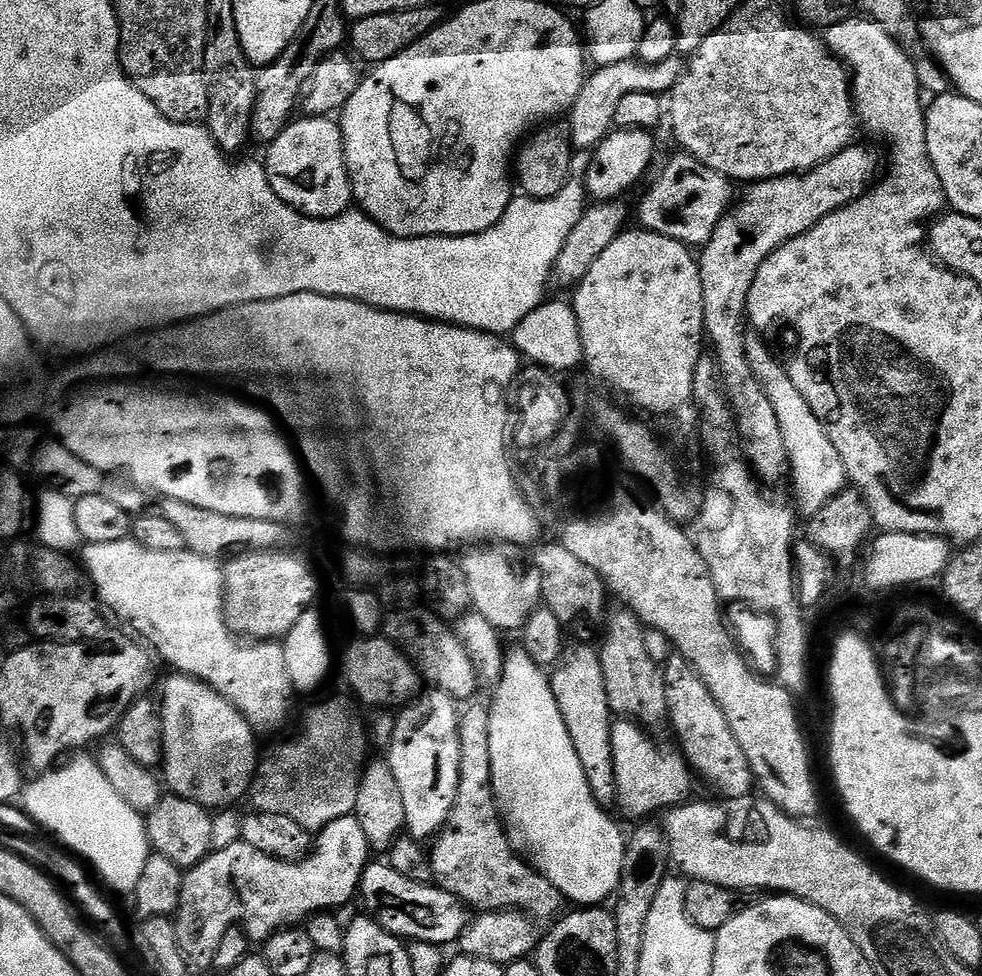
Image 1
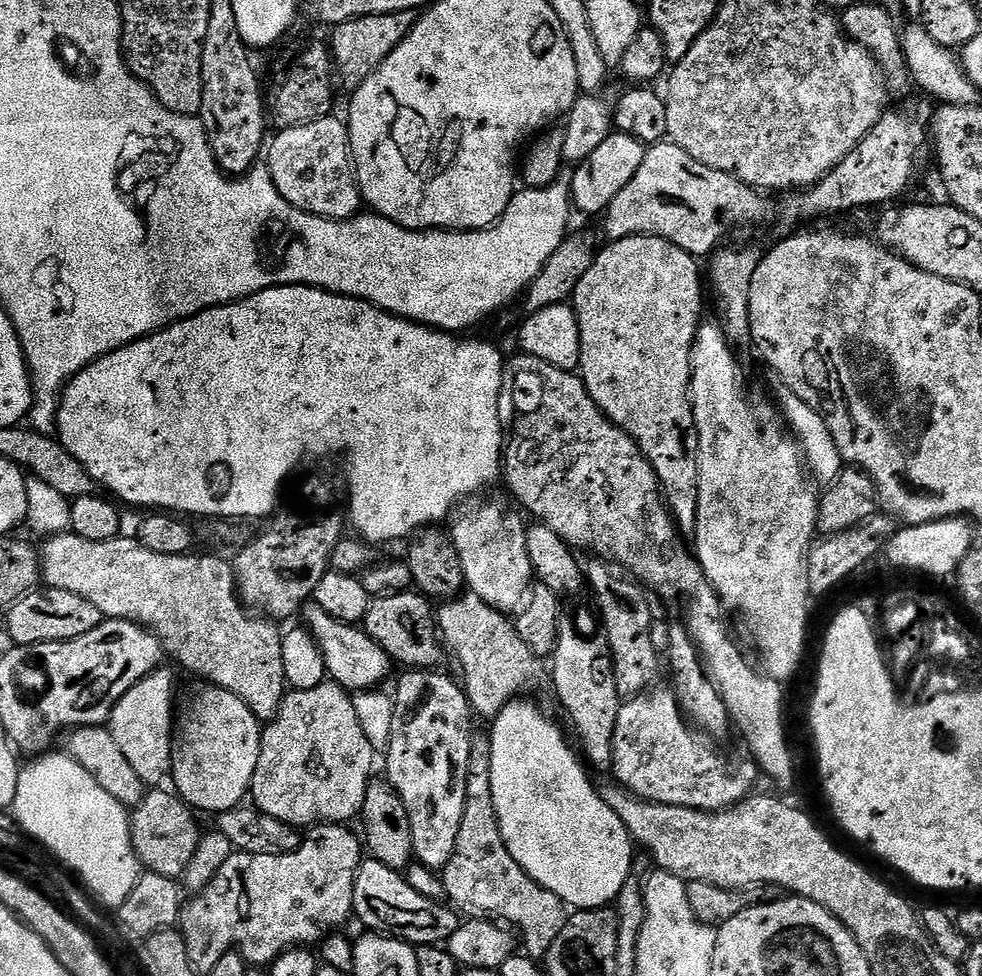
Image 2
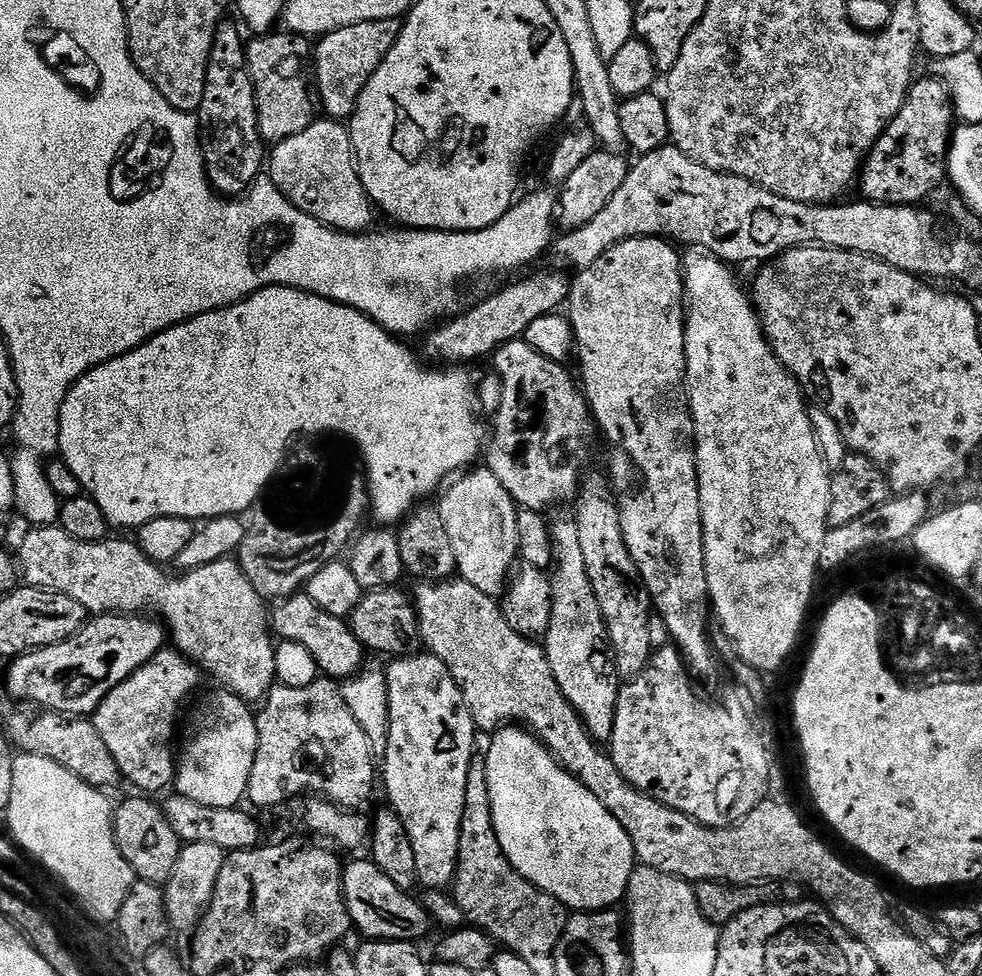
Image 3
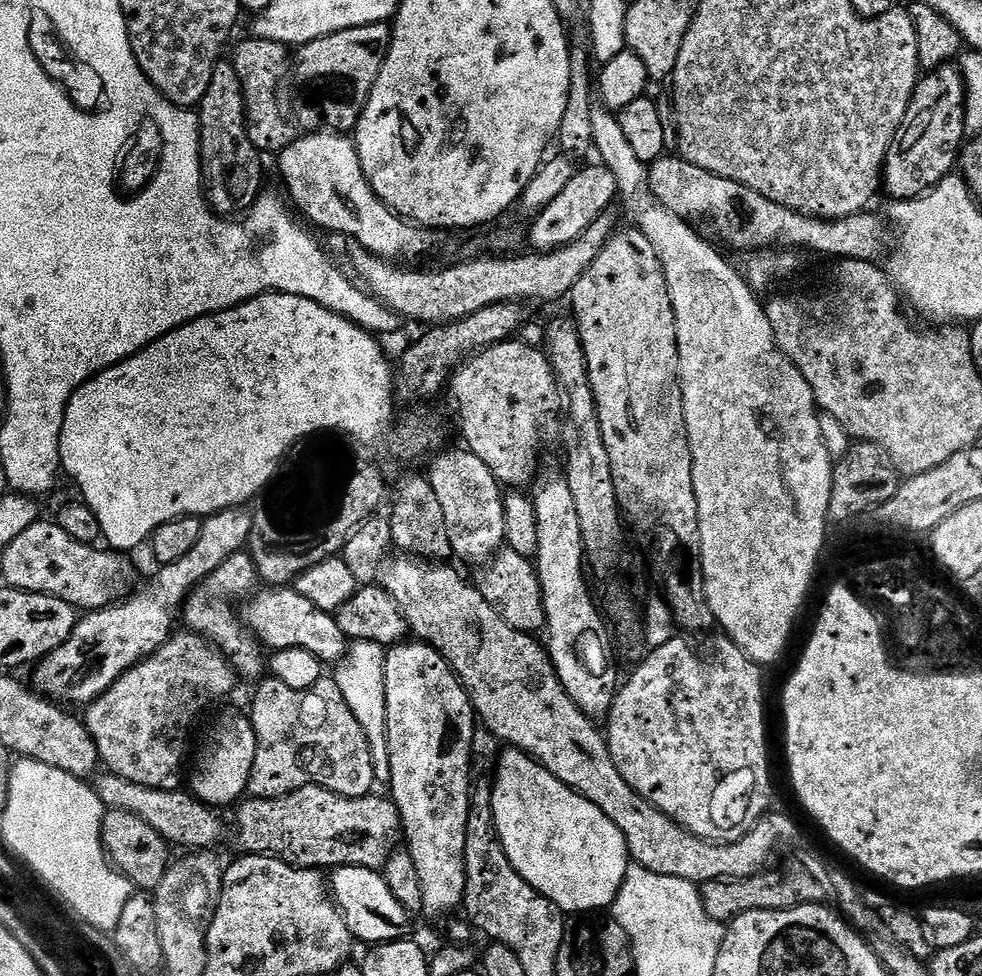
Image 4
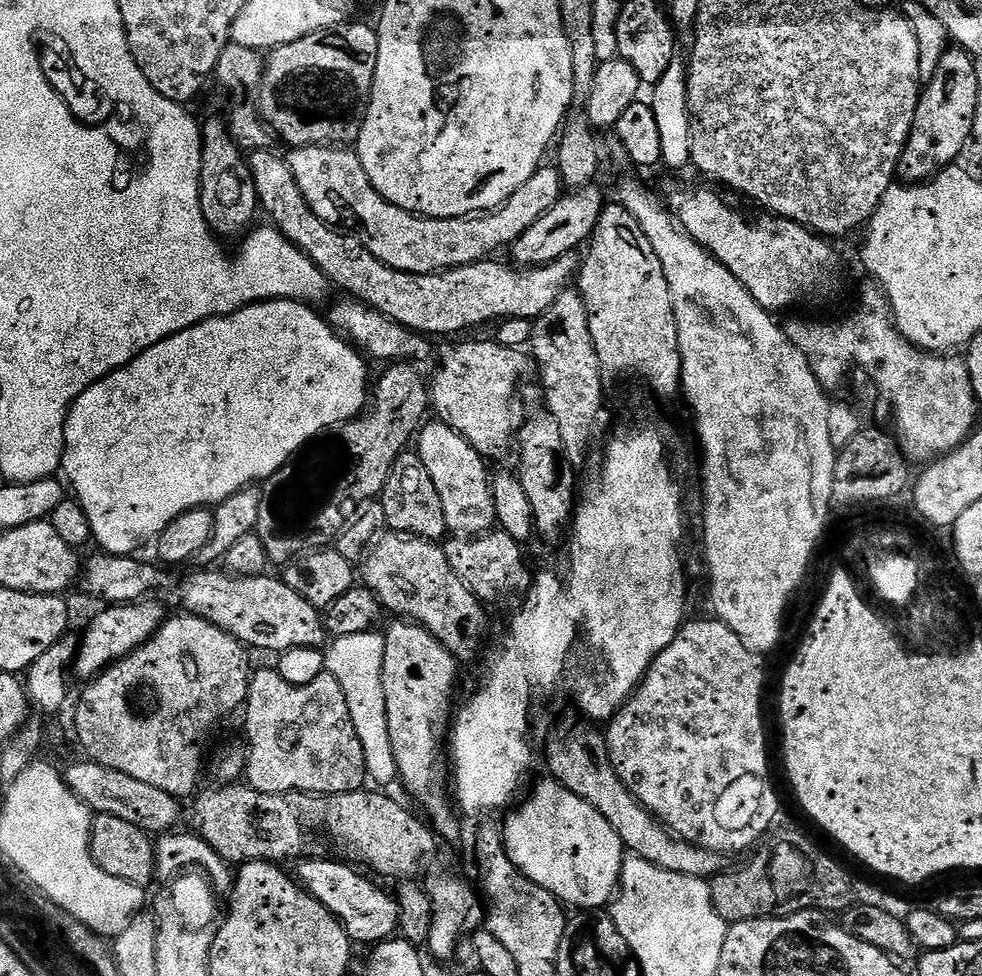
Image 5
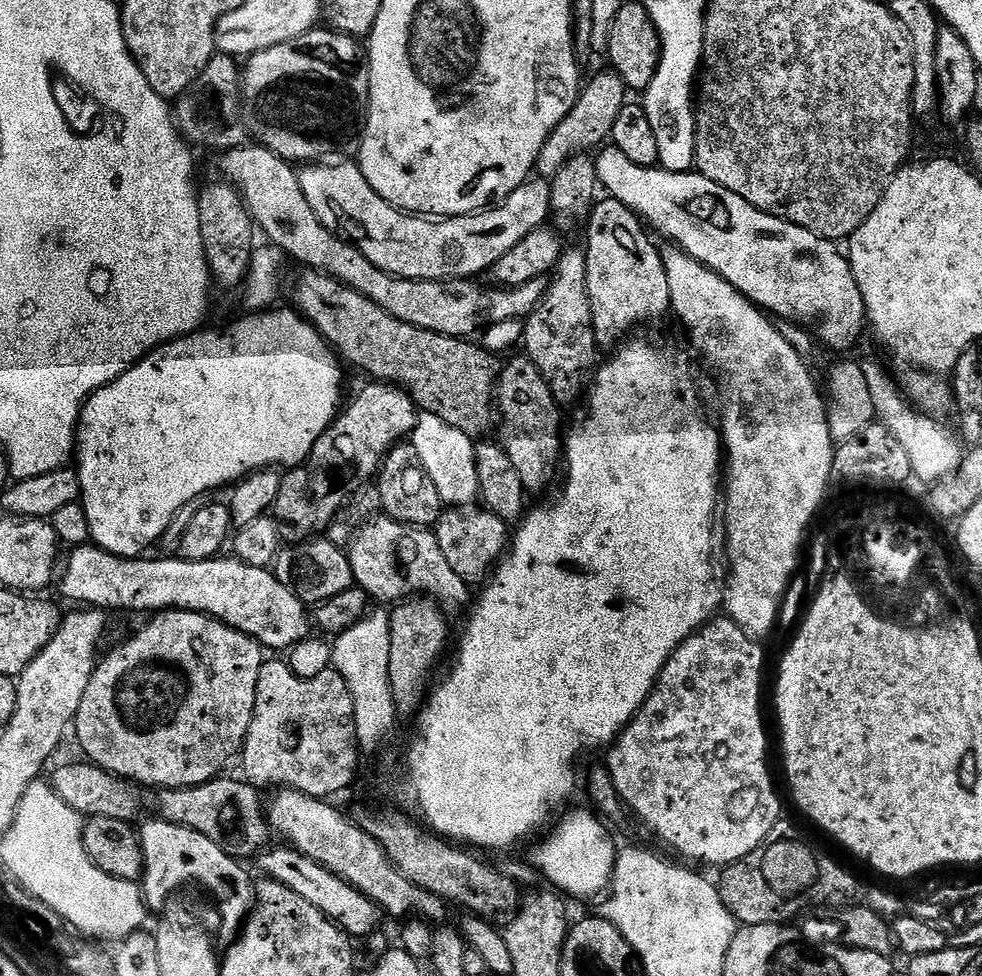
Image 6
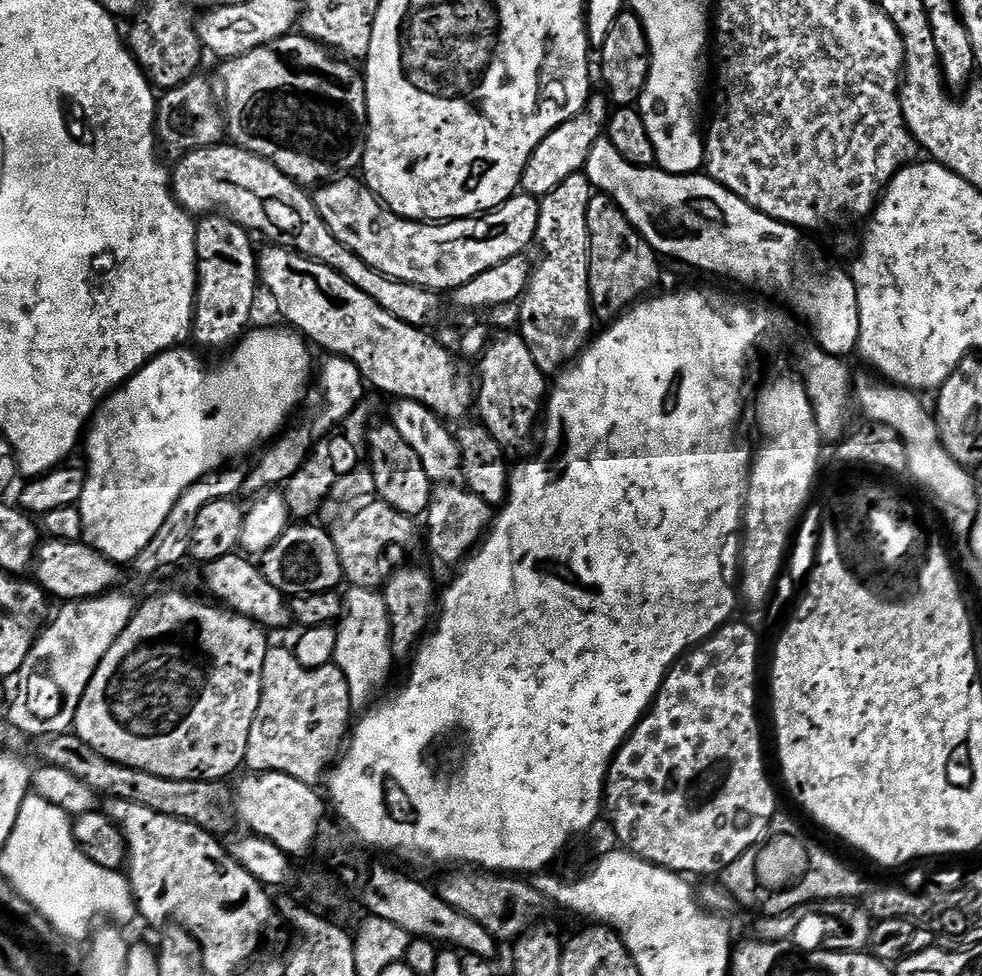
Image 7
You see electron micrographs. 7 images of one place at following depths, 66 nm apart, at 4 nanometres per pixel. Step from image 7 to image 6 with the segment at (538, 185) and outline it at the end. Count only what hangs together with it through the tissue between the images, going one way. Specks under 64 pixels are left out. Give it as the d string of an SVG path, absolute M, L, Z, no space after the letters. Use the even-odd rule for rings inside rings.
M614 71L600 72L592 81L581 87L579 96L576 97L574 106L566 118L557 126L548 140L542 146L542 150L536 159L535 171L541 177L551 178L556 171L572 156L591 153L591 148L596 148L600 143L607 141L614 130L614 122L618 114L622 114L626 103L626 89L622 78Z

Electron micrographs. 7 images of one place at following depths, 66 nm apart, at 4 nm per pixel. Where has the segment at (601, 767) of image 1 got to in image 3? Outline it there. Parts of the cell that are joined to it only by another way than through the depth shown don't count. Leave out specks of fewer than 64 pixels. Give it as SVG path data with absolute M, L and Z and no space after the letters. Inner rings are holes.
M575 519L560 520L551 525L552 544L555 556L552 563L551 579L551 616L550 626L542 637L542 647L549 659L554 679L561 687L566 701L574 708L585 724L586 730L600 746L607 745L614 734L614 714L618 710L618 698L622 687L622 677L616 668L616 659L612 653L612 643L604 625L603 614L598 606L596 594L590 578L586 574L585 557L582 554L582 542L578 539L578 526Z

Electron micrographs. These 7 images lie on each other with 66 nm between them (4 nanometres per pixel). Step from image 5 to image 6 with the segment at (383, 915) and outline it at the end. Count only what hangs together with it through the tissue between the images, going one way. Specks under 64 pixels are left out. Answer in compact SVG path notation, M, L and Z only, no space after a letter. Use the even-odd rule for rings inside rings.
M272 846L259 853L260 868L267 879L282 882L282 886L294 890L294 894L306 898L306 902L310 902L310 906L318 906L318 910L322 910L322 914L326 914L335 924L339 924L349 937L368 936L375 930L376 923L382 920L382 913L373 900L366 898L366 894L354 890L354 886L350 886L342 878L338 878L338 874L334 874L320 864L315 864L310 858L306 858L306 854L296 851L291 846L283 847Z

